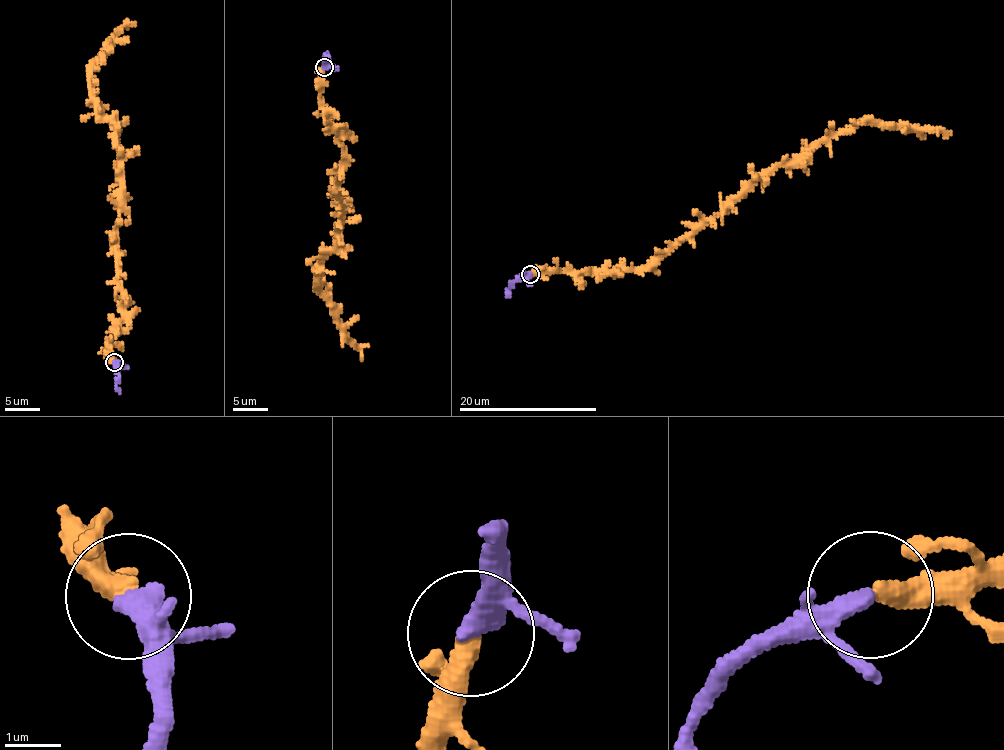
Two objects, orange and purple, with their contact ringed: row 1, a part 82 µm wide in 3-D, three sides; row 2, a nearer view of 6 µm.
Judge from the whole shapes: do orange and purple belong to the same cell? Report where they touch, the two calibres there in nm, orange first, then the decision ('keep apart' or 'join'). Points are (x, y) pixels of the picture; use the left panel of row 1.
place (114, 362); calibres 400 and 320 nm; join

